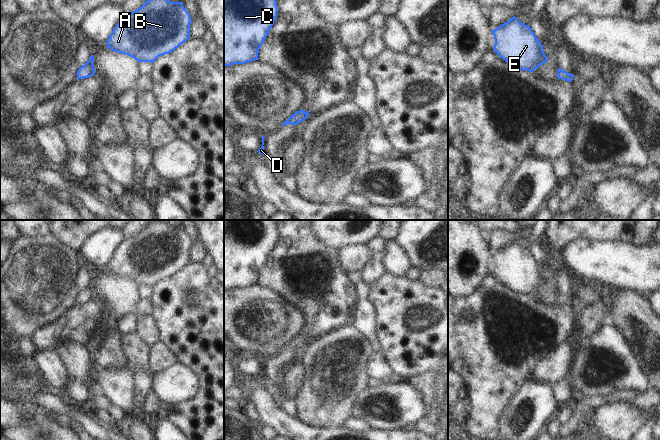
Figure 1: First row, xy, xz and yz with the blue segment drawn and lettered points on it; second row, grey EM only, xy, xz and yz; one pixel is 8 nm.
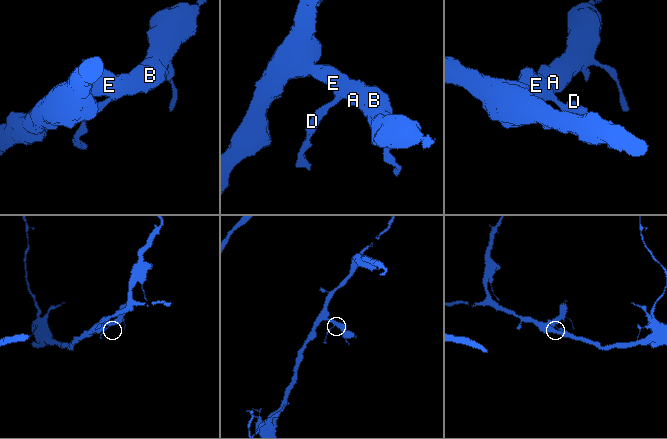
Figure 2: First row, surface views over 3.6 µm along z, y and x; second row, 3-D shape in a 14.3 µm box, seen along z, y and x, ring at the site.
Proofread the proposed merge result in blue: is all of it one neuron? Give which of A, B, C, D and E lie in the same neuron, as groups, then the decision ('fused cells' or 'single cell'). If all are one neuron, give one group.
A B C D E | single cell

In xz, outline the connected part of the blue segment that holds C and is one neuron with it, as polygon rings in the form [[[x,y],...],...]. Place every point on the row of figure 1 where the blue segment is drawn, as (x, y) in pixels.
[[[224,0],[224,66],[258,60],[258,52],[276,17],[276,0]]]

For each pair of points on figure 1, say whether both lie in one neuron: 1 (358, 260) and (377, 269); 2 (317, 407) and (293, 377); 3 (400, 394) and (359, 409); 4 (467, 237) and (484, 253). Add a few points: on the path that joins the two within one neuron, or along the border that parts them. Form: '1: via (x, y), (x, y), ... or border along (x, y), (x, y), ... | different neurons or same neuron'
1: border along (365, 245), (368, 250), (368, 261), (359, 271) | different neurons
2: border along (302, 363), (302, 384), (293, 399) | different neurons
3: via (390, 397), (386, 398), (378, 406), (369, 406) | same neuron
4: via (471, 241), (480, 250) | same neuron

